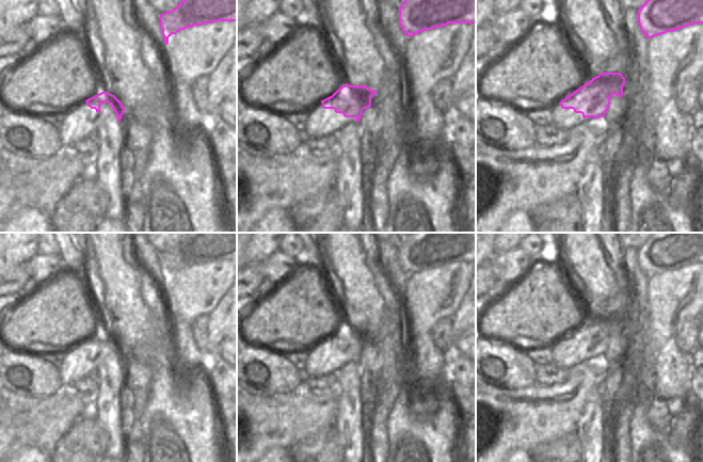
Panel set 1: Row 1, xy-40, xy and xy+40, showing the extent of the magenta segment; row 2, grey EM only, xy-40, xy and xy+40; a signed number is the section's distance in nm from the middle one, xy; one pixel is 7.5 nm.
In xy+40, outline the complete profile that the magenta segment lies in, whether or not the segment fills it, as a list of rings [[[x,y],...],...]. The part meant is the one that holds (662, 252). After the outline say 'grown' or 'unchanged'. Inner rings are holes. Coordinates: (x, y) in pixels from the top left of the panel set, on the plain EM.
[[[653,233],[638,249],[638,264],[648,277],[703,262],[703,233]]] | unchanged

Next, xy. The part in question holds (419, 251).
[[[412,233],[398,250],[399,264],[409,276],[449,262],[476,262],[476,233]]] | unchanged

